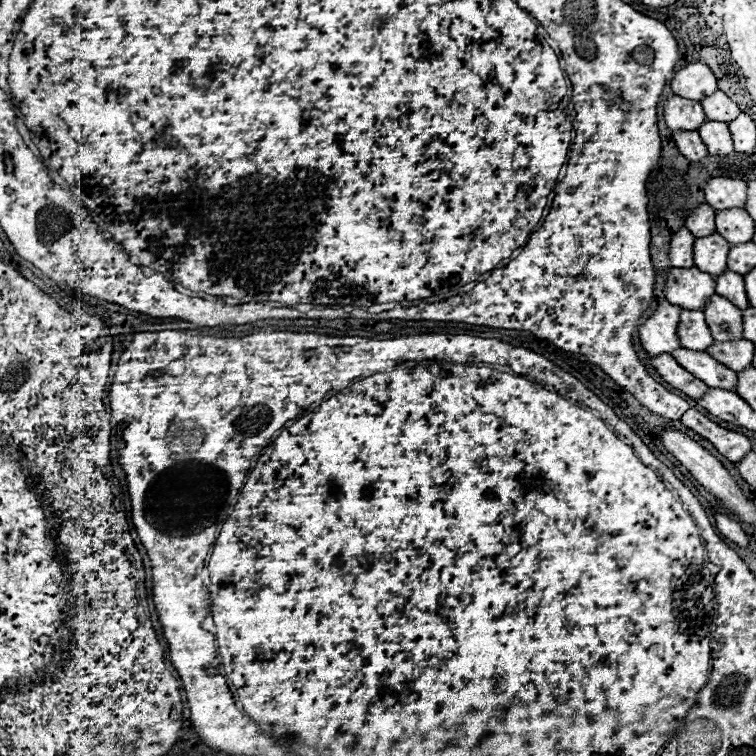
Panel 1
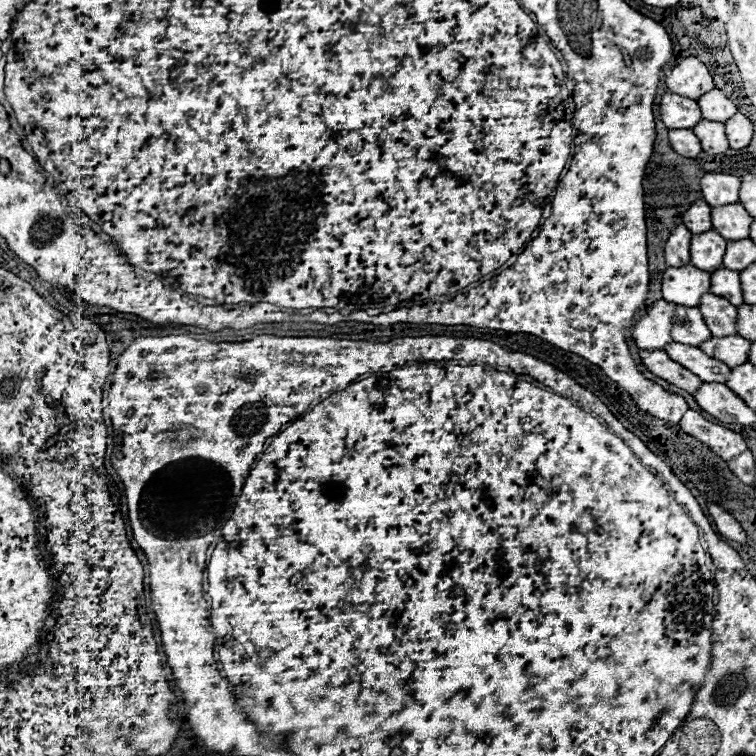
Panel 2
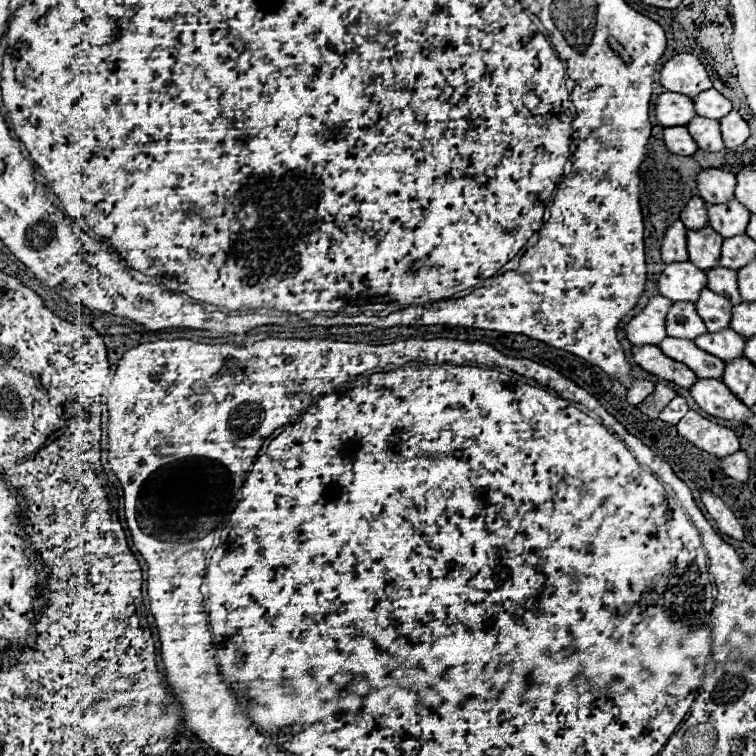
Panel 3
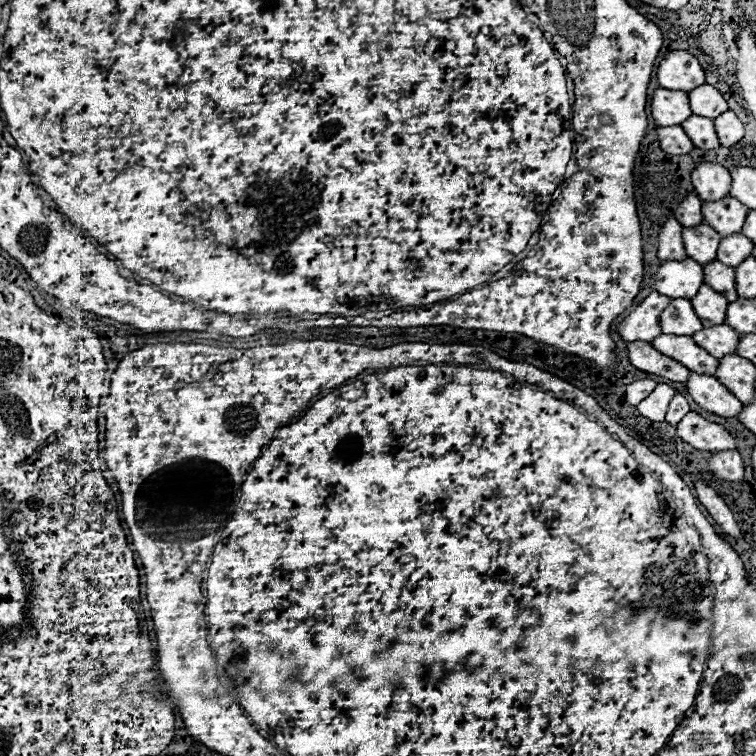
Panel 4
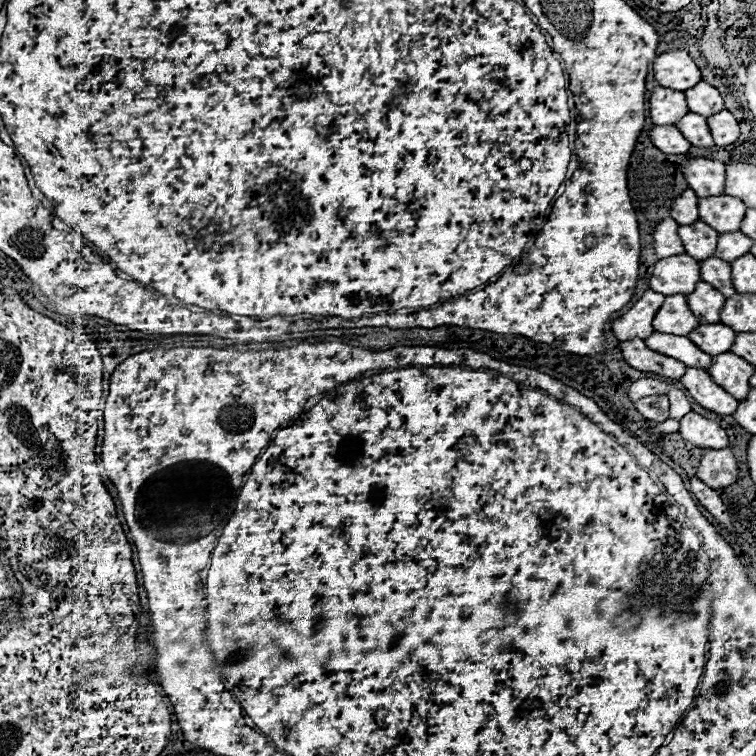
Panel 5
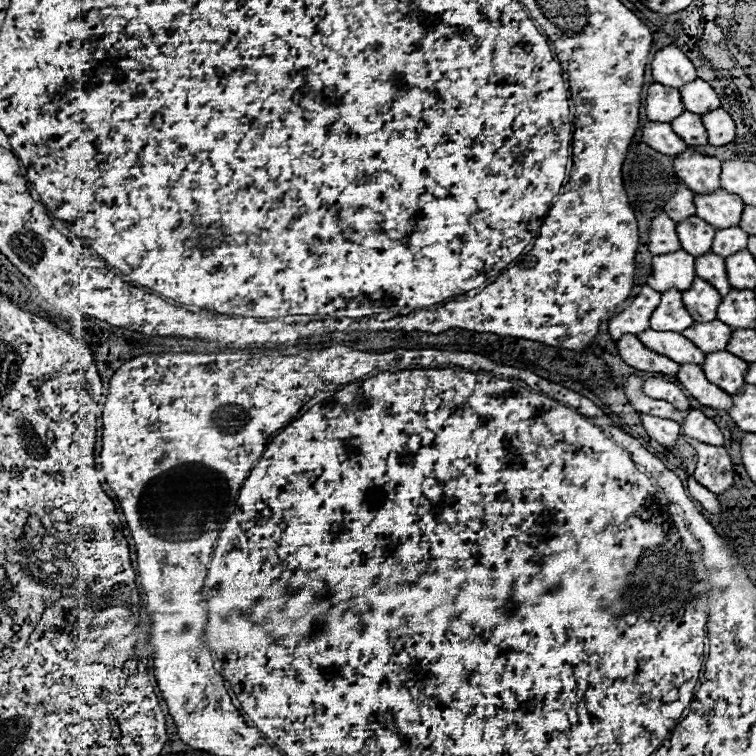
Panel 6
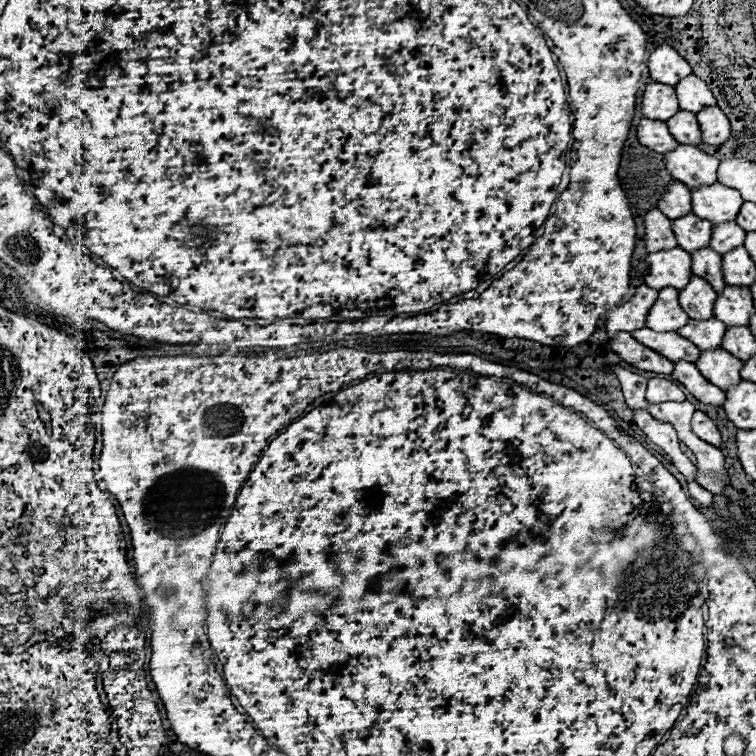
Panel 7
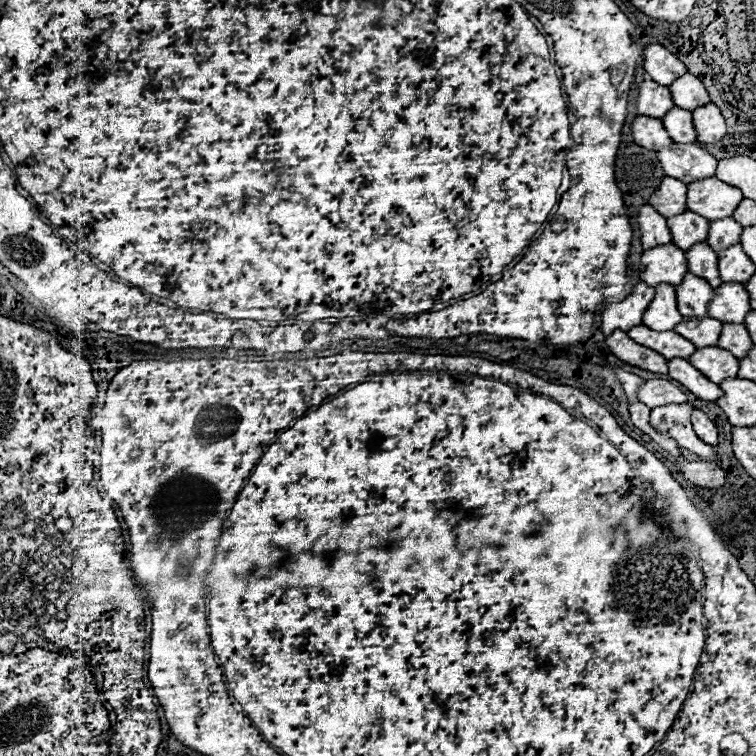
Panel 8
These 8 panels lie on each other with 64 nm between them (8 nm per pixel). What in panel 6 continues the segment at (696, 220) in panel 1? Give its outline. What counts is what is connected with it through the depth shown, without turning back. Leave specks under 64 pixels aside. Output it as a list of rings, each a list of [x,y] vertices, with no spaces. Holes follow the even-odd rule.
[[[678,186],[676,194],[664,206],[666,214],[674,222],[682,222],[682,220],[686,220],[690,216],[696,216],[694,214],[694,208],[696,208],[694,206],[694,192],[690,188],[686,188],[686,186]]]

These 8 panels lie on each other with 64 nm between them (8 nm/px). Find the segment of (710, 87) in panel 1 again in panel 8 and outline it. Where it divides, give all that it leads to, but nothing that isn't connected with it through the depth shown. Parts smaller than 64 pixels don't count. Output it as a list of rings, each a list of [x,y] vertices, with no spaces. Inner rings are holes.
[[[648,44],[644,50],[644,70],[650,74],[650,78],[658,84],[670,86],[674,78],[680,78],[686,74],[686,66],[664,46],[660,44]]]

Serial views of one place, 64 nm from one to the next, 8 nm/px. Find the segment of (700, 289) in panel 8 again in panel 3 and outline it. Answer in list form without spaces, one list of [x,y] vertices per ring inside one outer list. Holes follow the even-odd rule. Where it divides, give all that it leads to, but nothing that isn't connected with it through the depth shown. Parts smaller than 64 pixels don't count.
[[[706,288],[706,290],[702,290],[702,294],[696,302],[696,310],[698,310],[700,318],[704,320],[708,332],[722,332],[722,330],[730,328],[732,302],[728,298],[718,296]]]

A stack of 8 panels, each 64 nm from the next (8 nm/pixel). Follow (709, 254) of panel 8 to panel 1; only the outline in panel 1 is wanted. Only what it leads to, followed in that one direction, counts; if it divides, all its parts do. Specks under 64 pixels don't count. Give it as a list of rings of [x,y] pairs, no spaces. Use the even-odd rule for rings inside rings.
[[[724,272],[716,278],[716,294],[728,298],[732,304],[736,304],[740,310],[750,308],[746,290],[744,290],[744,276],[734,274],[734,272]]]

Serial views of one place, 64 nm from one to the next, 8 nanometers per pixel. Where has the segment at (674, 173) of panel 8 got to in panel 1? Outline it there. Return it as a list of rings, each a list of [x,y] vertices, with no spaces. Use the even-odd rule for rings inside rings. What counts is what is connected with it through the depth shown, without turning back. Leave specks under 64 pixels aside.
[[[710,178],[706,188],[706,202],[714,210],[744,208],[746,204],[746,182],[736,178]]]

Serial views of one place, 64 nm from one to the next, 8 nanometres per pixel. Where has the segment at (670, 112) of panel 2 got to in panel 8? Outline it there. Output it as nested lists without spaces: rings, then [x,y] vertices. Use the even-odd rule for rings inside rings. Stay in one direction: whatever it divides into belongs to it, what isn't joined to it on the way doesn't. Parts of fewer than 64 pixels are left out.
[[[644,80],[638,90],[636,106],[642,116],[664,118],[664,114],[674,108],[674,102],[670,102],[670,90],[666,90],[666,86],[656,84],[654,80]]]

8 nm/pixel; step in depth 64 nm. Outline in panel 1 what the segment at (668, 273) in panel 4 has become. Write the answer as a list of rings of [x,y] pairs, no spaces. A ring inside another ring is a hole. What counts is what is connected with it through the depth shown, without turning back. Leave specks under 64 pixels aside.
[[[696,266],[694,268],[672,268],[668,274],[664,292],[666,292],[666,300],[670,304],[682,306],[686,310],[704,310],[710,296],[714,296],[714,286],[716,286],[716,280],[710,274],[700,272]]]

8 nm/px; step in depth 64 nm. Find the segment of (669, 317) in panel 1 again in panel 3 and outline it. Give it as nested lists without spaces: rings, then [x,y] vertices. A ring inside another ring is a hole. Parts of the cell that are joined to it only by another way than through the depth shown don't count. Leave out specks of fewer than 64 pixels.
[[[662,296],[650,298],[650,302],[626,324],[624,330],[626,330],[628,340],[634,346],[642,346],[642,344],[658,346],[658,342],[668,338],[666,314],[668,314],[670,306],[672,306],[672,302],[668,302]]]

